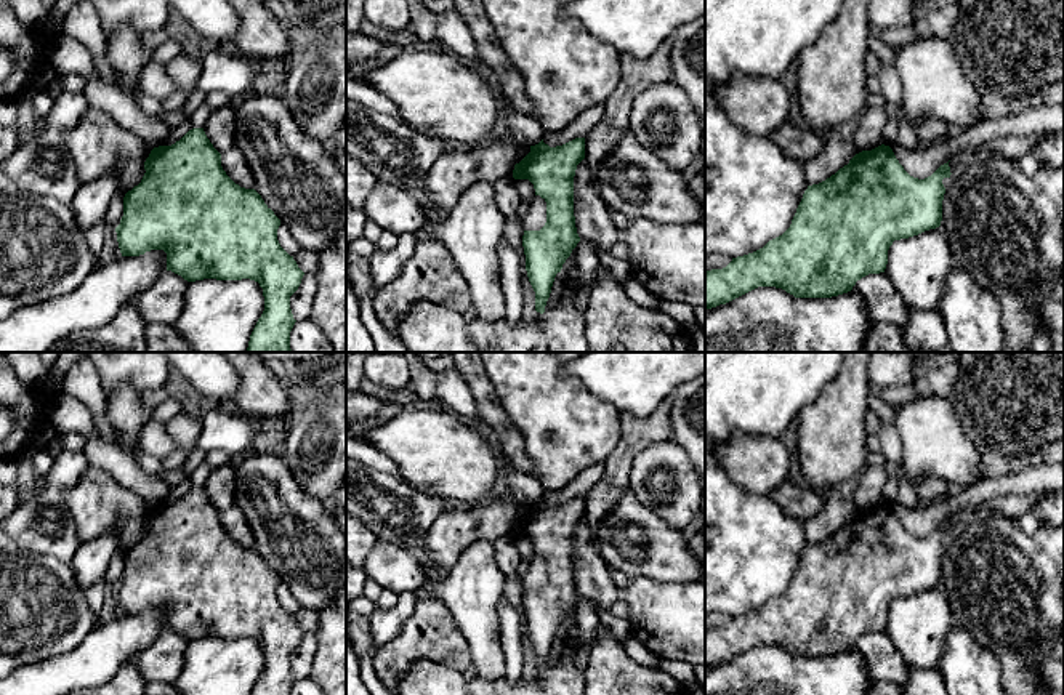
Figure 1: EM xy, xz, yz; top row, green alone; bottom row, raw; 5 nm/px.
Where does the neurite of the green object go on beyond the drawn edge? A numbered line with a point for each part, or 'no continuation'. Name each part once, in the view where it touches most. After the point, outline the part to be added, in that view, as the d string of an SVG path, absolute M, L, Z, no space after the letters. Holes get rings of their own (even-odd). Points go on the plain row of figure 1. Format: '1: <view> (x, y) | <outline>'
no continuation

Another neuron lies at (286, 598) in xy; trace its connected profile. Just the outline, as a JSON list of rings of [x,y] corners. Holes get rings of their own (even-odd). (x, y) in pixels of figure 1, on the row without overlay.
[[[280,583],[277,588],[277,599],[280,602],[280,605],[290,613],[296,613],[300,609],[298,601],[293,597],[293,594],[290,593],[288,586],[285,583]]]

